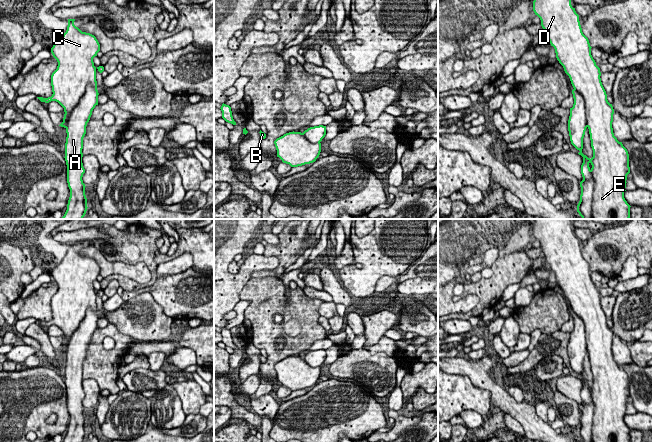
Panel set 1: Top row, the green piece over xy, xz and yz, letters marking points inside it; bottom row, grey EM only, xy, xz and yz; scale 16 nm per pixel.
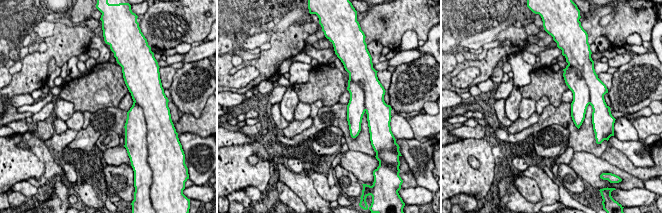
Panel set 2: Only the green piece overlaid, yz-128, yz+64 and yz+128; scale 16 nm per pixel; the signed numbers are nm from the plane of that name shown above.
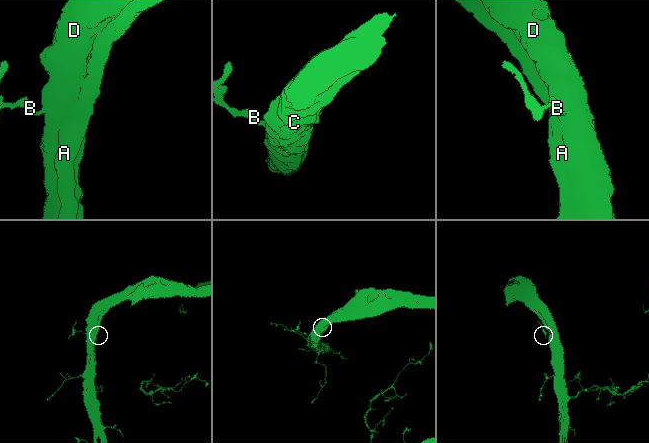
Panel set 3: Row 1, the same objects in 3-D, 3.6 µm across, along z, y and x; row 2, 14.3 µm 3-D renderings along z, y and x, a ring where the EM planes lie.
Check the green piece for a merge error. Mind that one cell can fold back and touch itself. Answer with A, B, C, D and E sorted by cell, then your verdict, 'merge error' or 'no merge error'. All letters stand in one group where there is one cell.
A B C D E | no merge error

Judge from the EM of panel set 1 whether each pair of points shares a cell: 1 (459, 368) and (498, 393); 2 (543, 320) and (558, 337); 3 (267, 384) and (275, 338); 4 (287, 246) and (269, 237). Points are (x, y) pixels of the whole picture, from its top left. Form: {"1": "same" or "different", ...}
{"1": "same", "2": "different", "3": "different", "4": "different"}

